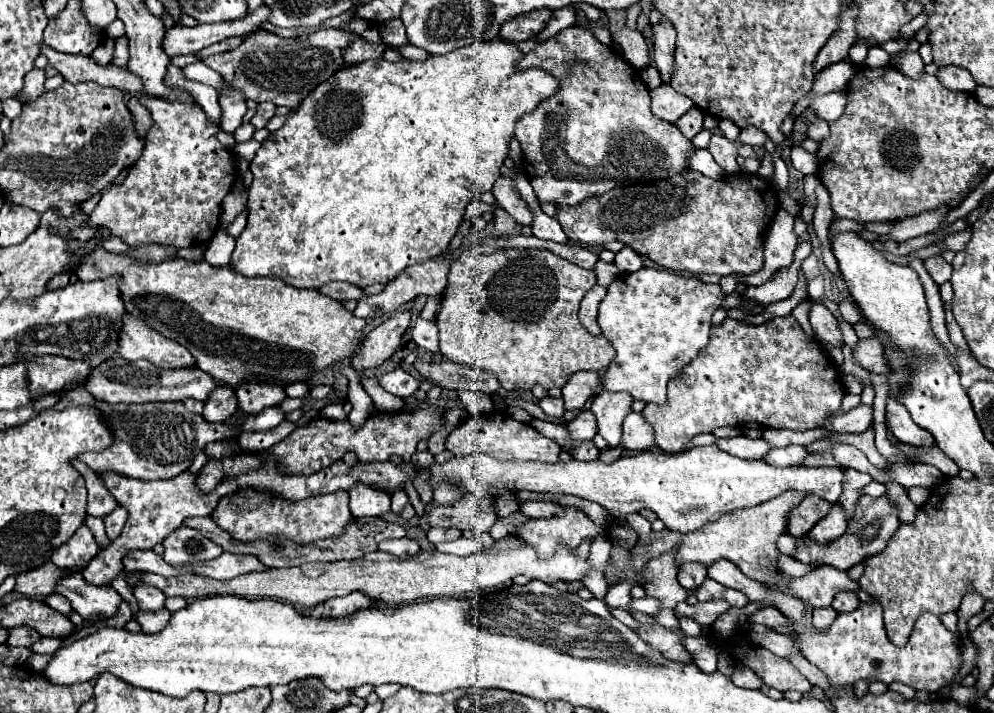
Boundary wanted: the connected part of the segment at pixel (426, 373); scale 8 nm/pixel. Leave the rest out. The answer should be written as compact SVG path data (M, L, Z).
M416 359L414 369L424 379L428 379L434 385L440 385L444 389L450 389L450 391L470 389L470 391L492 395L500 387L500 383L496 381L496 377L492 373L480 371L480 369L472 369L472 367L466 367L466 365L458 365L454 361L426 363L426 361Z

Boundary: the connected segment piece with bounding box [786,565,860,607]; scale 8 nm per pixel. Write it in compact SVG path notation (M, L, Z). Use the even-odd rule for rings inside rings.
M830 565L818 567L812 573L792 579L786 591L812 607L826 607L832 603L834 595L840 591L858 591L860 585L842 573L840 569L830 569Z

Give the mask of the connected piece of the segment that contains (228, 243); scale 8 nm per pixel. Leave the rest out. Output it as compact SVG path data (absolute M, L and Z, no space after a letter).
M219 229L209 241L204 259L215 267L229 265L235 243L236 239Z

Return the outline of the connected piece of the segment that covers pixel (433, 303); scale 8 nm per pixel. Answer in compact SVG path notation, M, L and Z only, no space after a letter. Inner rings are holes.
M428 297L426 305L424 305L422 313L420 313L420 317L428 319L428 321L434 321L436 315L438 315L438 311L440 311L440 297Z

